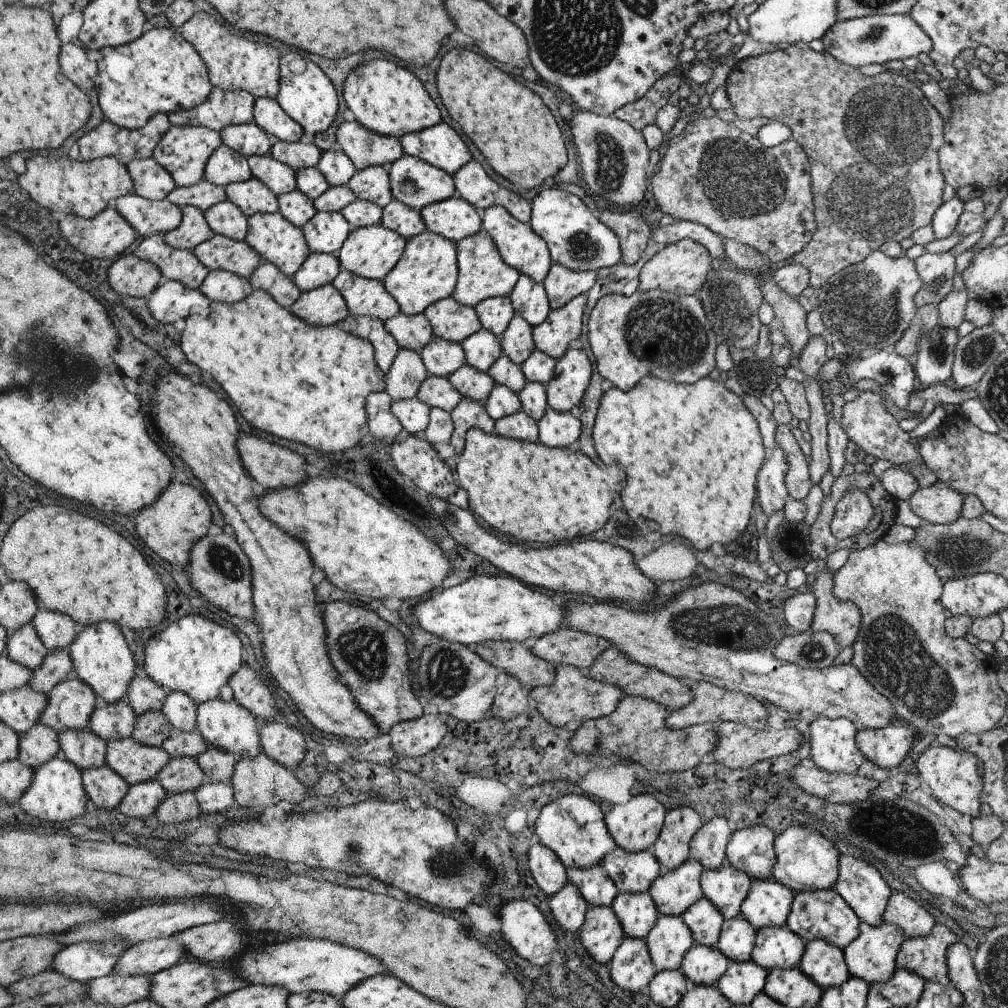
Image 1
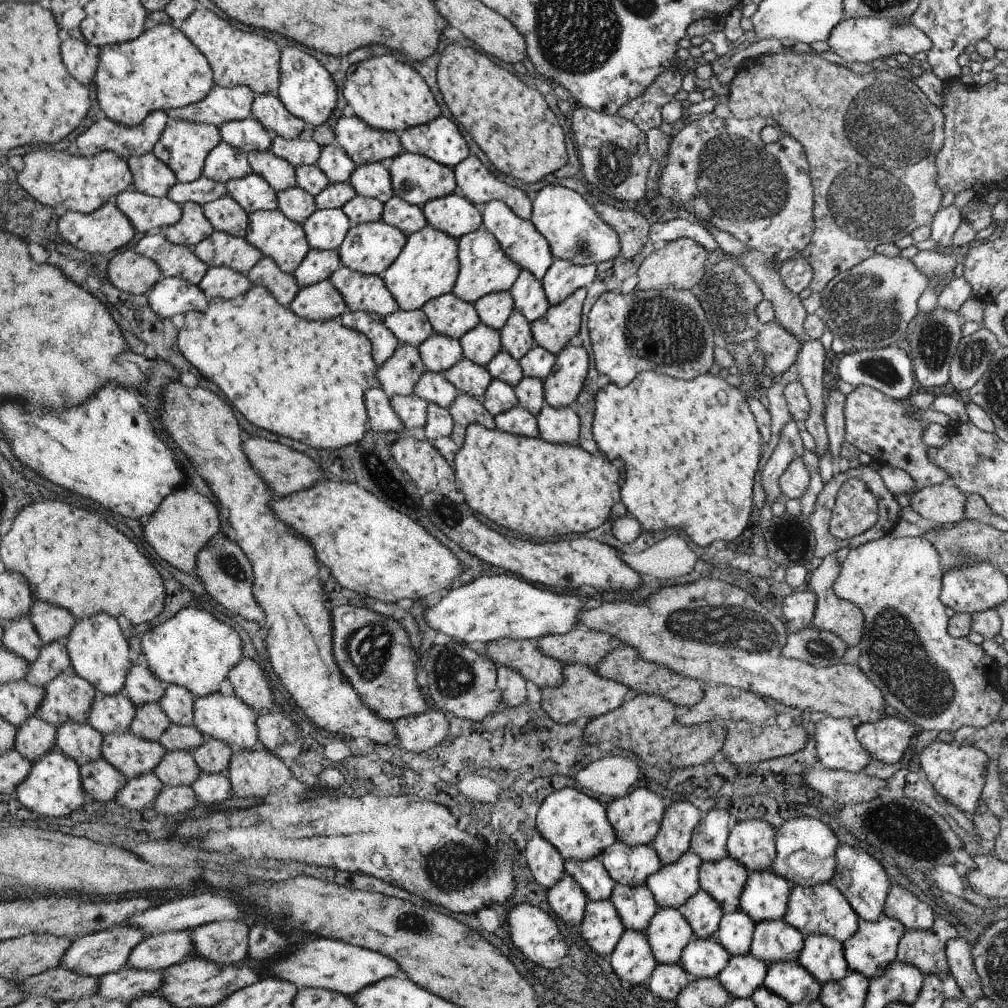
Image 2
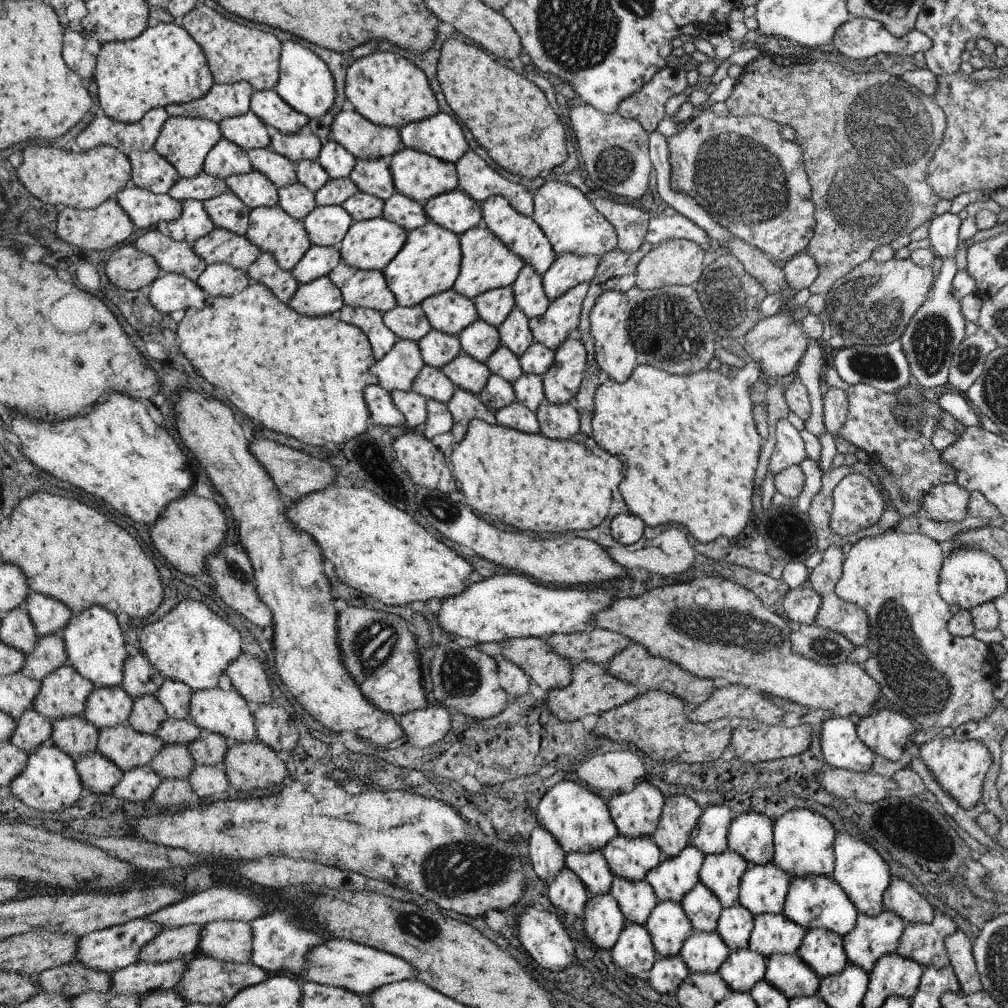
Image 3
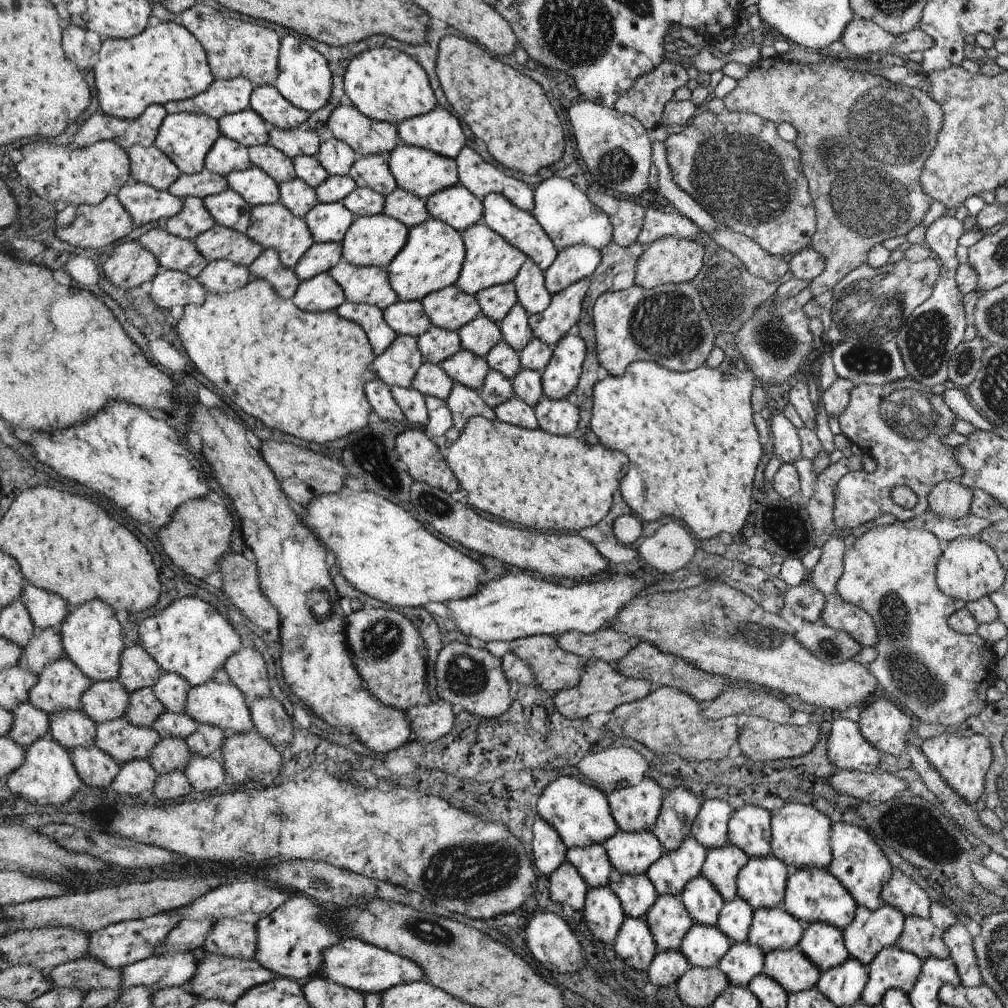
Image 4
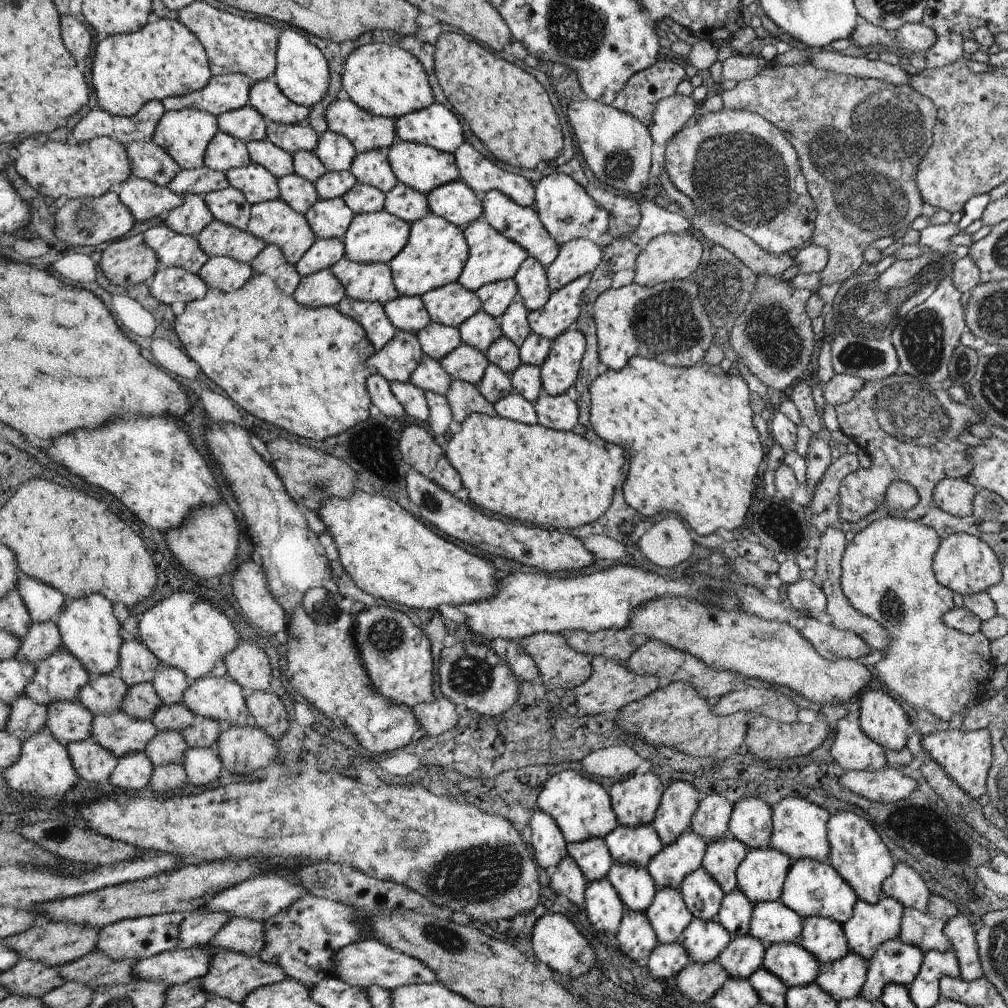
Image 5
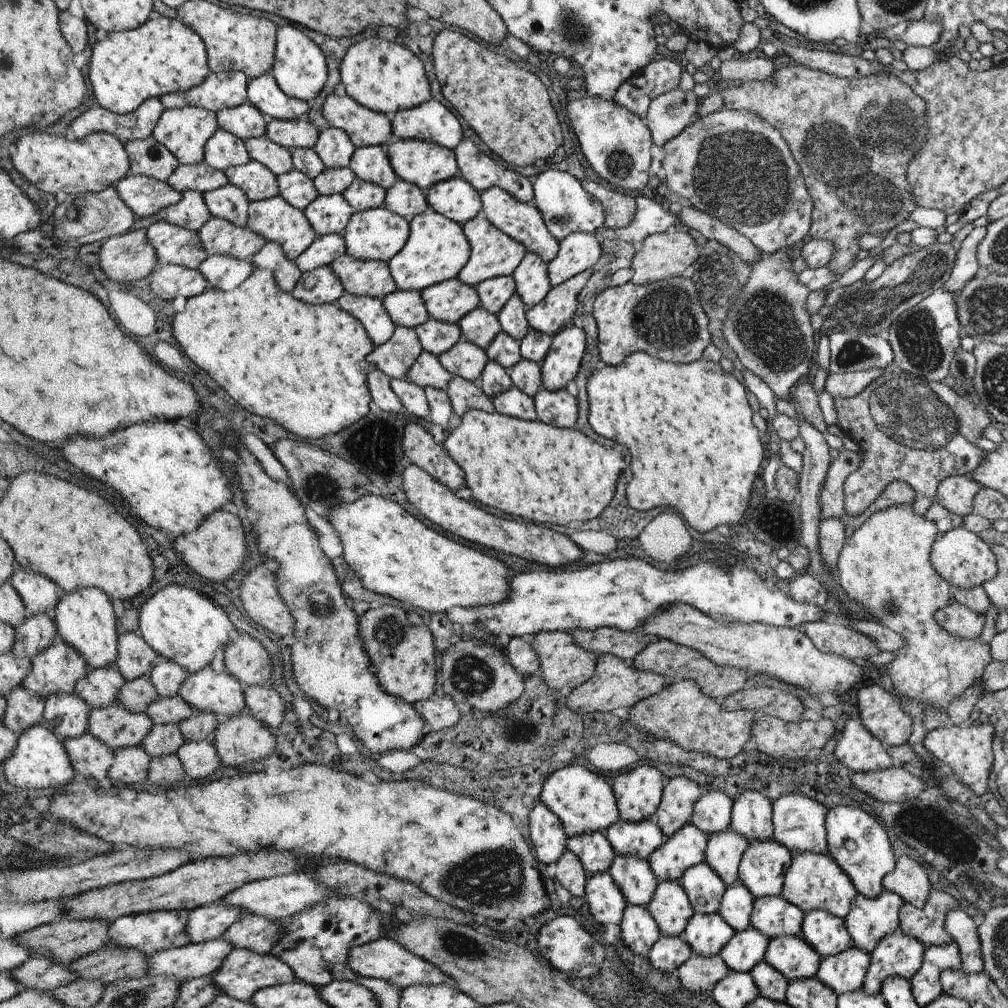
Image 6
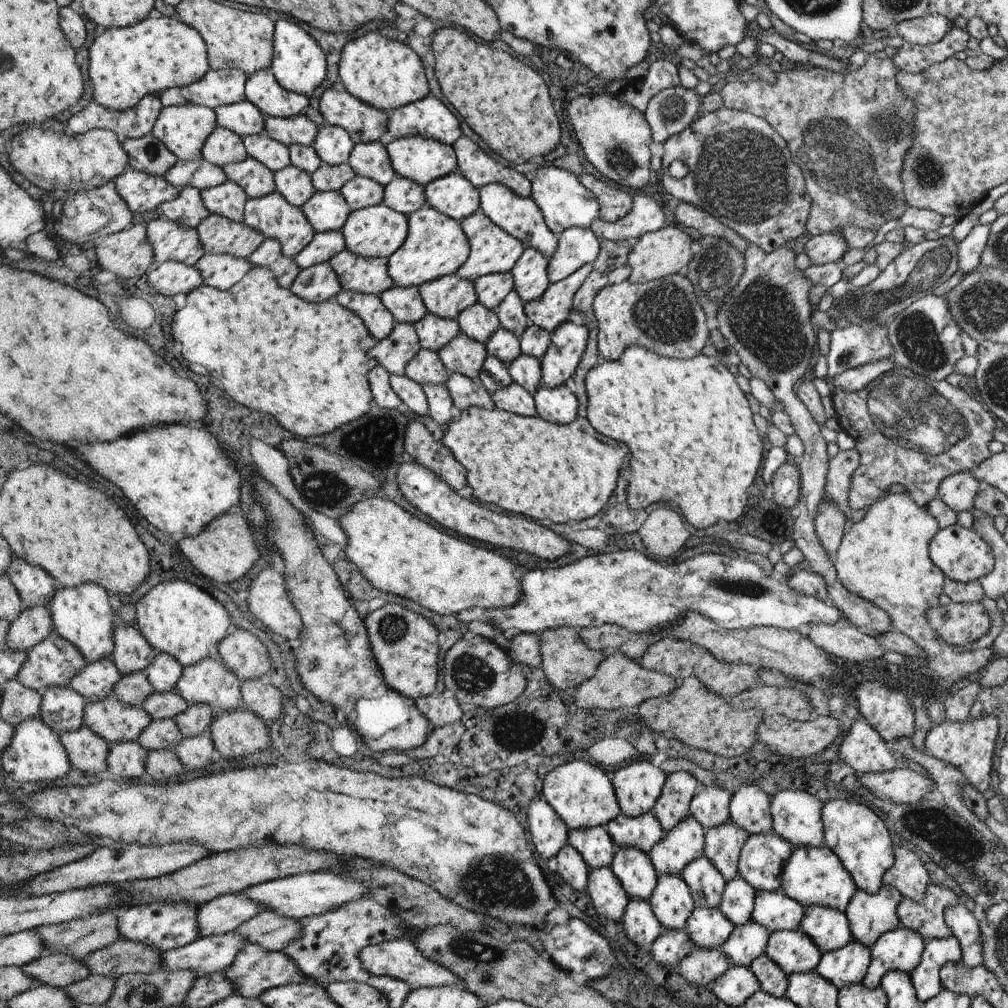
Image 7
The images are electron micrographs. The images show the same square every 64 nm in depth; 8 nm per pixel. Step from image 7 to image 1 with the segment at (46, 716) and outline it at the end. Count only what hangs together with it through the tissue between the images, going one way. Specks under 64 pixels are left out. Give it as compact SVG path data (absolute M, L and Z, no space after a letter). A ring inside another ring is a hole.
M65 730L59 732L59 752L63 758L73 762L79 768L99 768L105 764L107 742L91 732L85 730Z

